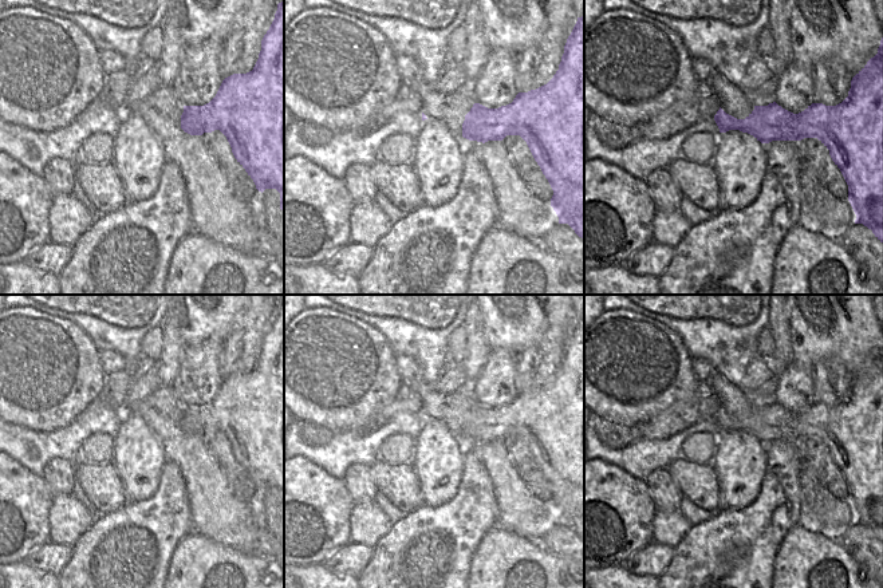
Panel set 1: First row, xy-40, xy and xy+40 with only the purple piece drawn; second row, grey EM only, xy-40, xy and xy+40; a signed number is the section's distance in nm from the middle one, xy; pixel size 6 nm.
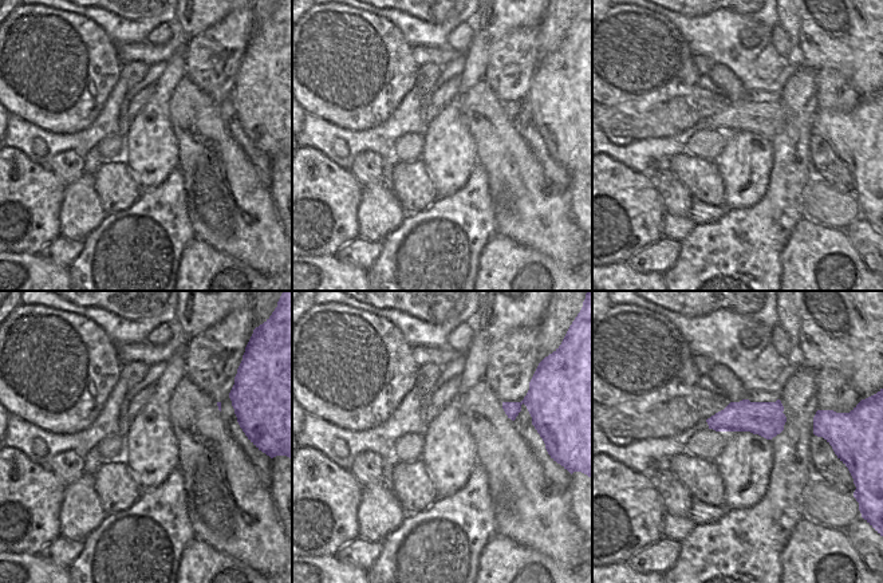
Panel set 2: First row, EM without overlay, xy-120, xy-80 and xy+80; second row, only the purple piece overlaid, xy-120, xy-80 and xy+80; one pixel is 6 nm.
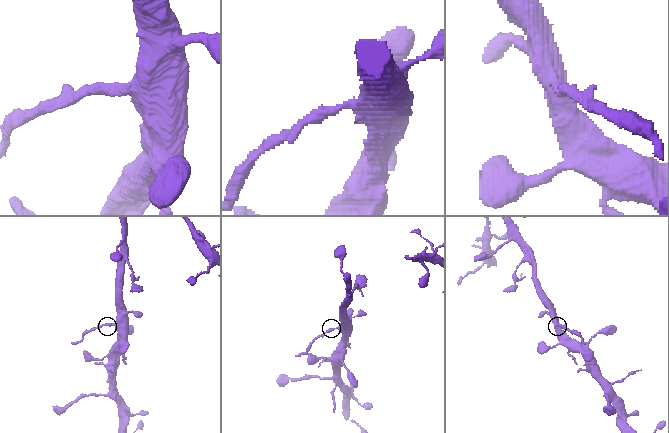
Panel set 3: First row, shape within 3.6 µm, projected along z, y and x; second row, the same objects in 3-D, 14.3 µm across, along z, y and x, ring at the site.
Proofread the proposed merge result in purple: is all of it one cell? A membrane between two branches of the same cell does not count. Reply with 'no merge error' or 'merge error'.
merge error

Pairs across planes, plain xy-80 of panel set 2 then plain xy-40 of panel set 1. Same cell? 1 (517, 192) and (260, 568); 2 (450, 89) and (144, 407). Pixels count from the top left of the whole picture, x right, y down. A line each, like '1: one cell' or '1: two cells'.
1: two cells
2: two cells

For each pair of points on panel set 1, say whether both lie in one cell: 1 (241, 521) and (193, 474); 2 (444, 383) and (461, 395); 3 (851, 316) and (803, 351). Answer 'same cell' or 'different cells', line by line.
1: same cell
2: different cells
3: same cell

